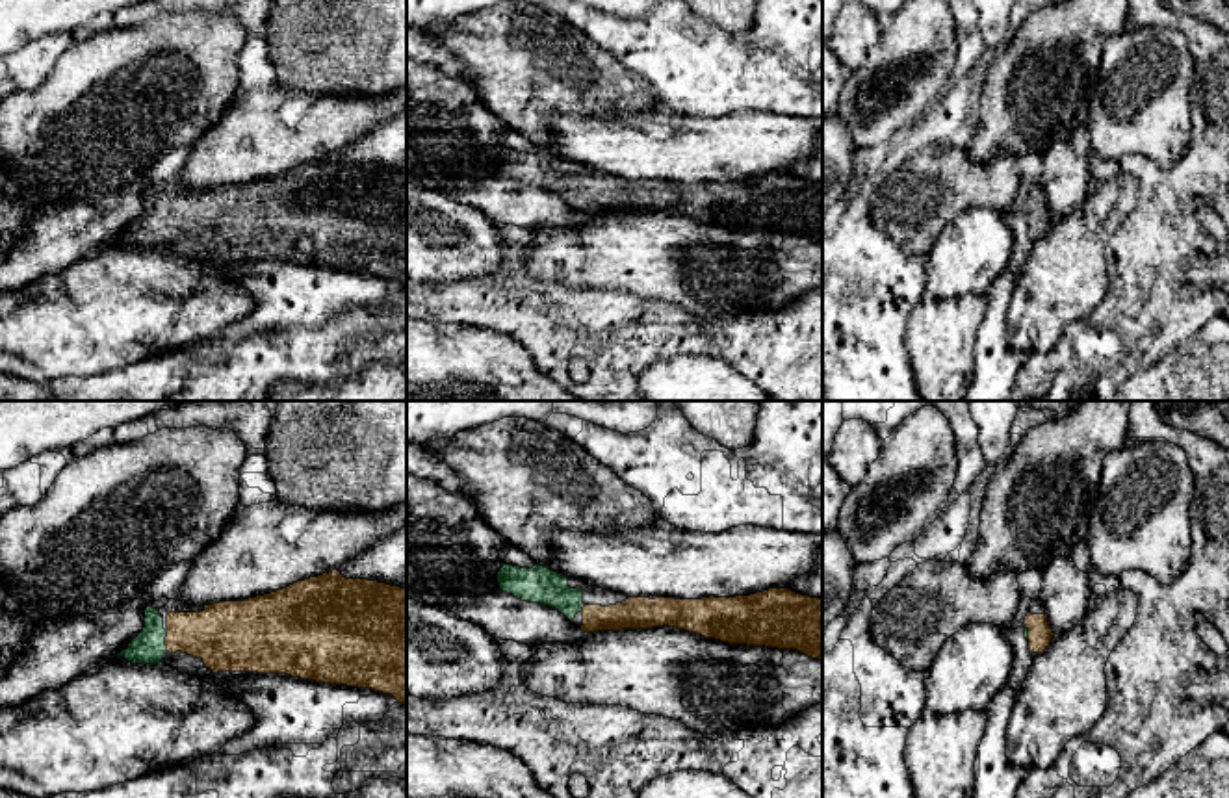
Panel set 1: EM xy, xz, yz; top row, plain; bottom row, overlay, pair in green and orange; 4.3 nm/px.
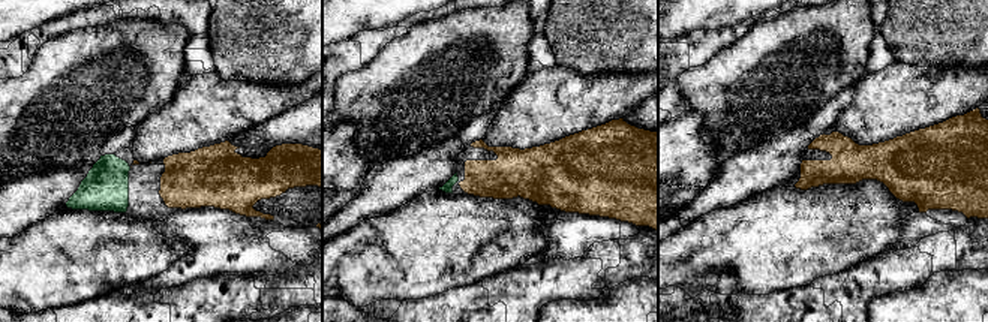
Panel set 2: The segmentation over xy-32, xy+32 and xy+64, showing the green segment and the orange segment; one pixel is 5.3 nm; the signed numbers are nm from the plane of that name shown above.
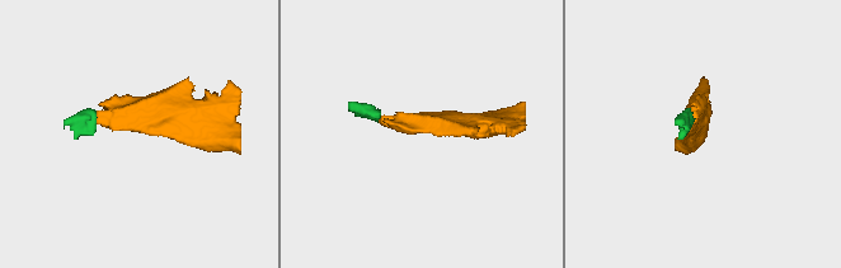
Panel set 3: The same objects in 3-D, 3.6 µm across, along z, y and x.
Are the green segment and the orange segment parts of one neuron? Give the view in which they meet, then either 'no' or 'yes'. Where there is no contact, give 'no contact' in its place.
meets green in xy; yes

